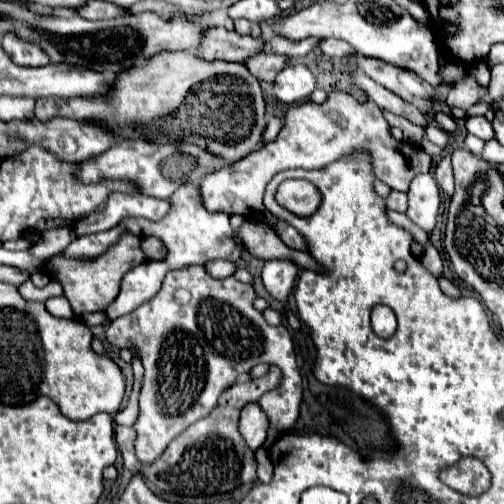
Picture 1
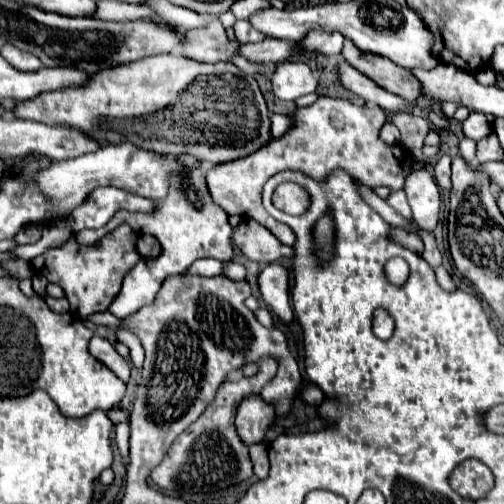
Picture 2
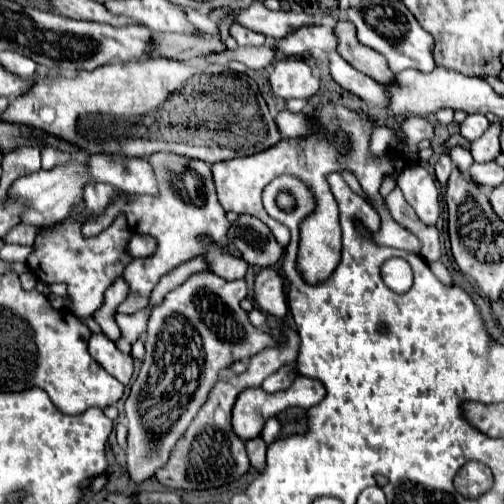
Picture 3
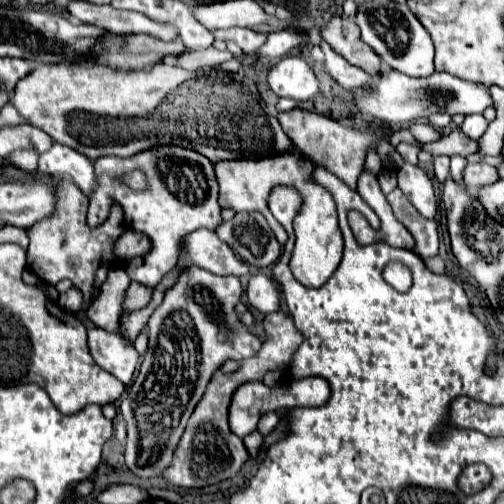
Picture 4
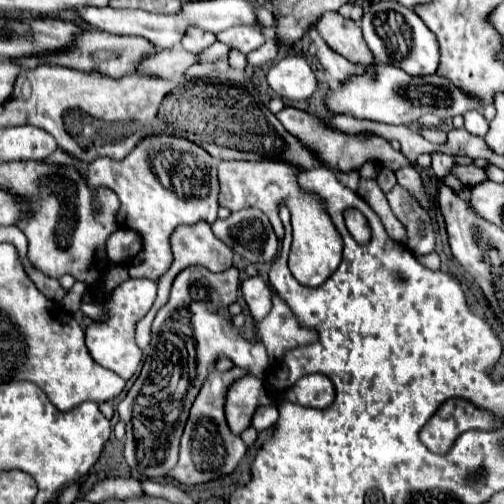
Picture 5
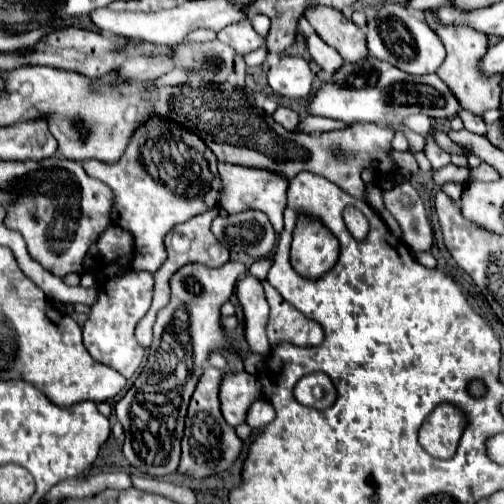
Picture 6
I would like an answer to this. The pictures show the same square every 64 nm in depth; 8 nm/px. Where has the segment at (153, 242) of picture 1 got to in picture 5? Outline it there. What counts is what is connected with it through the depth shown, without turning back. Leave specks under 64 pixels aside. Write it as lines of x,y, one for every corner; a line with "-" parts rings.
119,228
106,241
107,258
116,264
126,264
140,252
140,248
142,248
140,234
128,228

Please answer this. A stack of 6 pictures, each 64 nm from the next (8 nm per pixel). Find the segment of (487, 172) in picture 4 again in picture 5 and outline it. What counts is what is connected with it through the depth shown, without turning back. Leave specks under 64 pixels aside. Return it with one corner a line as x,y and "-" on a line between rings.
468,164
468,166
454,166
452,172
454,172
454,174
462,180
462,184
468,186
468,188
472,188
472,186
476,186
476,184
488,180
486,170
484,170
484,168
478,168
478,166
474,166
474,164

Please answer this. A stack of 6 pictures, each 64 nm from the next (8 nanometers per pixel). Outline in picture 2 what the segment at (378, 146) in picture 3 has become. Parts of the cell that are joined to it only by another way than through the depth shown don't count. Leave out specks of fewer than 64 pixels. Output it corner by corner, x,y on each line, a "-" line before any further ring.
385,123
380,131
380,138
387,144
394,145
400,142
400,132
392,123

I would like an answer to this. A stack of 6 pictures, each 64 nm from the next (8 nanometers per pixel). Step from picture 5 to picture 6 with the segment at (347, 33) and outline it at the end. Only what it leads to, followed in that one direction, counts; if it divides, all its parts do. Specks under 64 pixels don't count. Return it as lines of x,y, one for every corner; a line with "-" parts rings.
320,6
320,8
314,8
312,12
308,12
306,20
312,24
316,34
328,46
338,50
338,54
346,62
358,64
364,58
368,58
364,32
354,22
344,18
344,14
340,10

